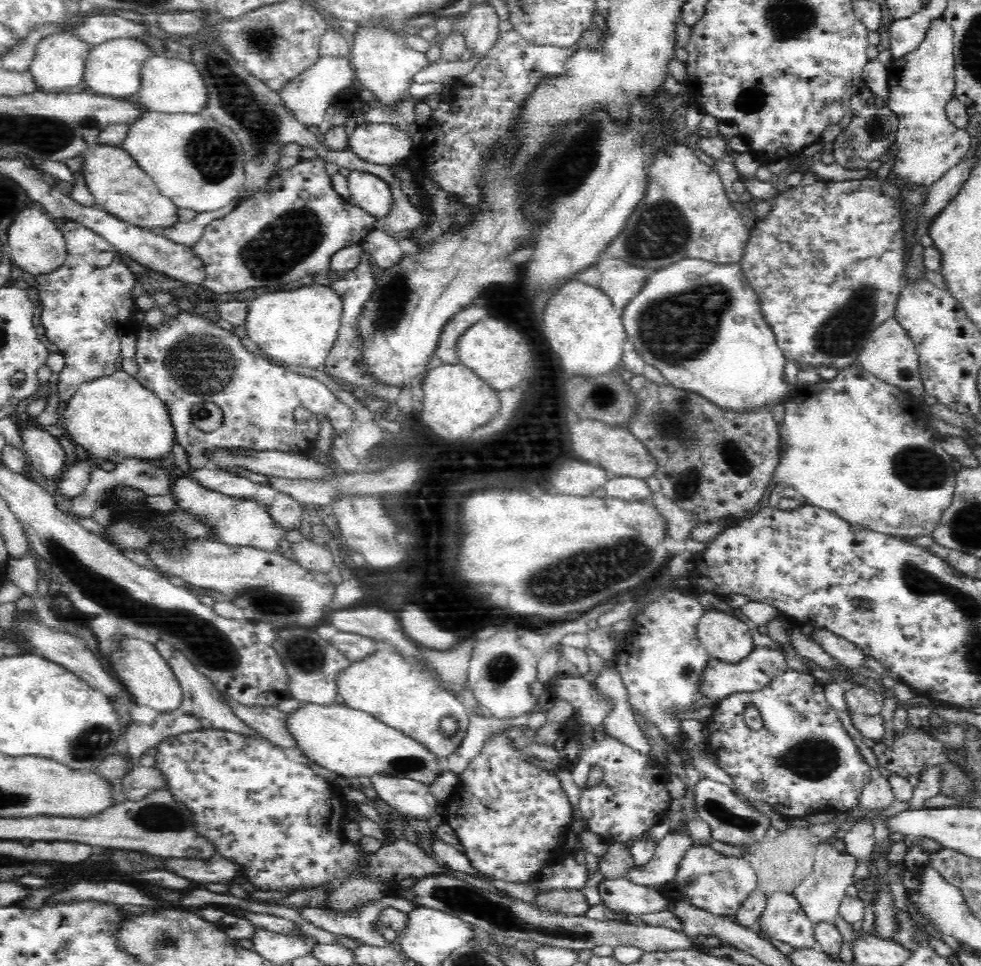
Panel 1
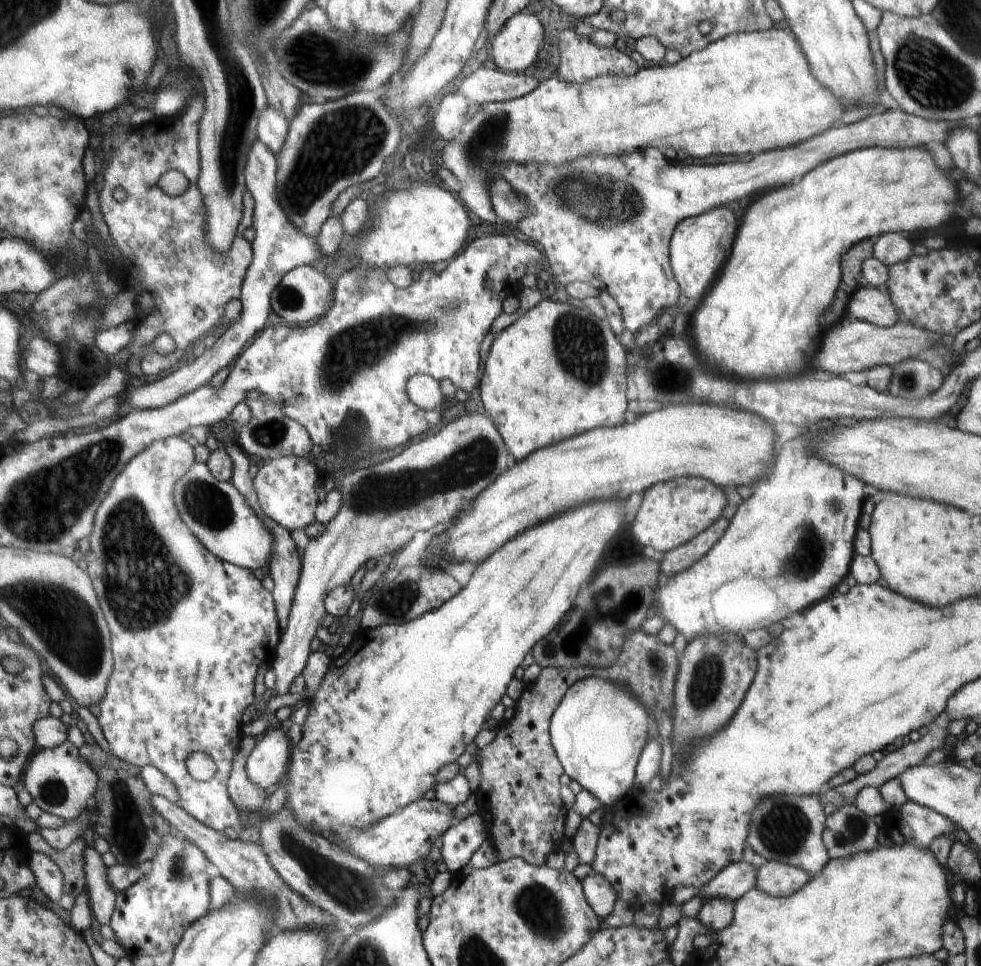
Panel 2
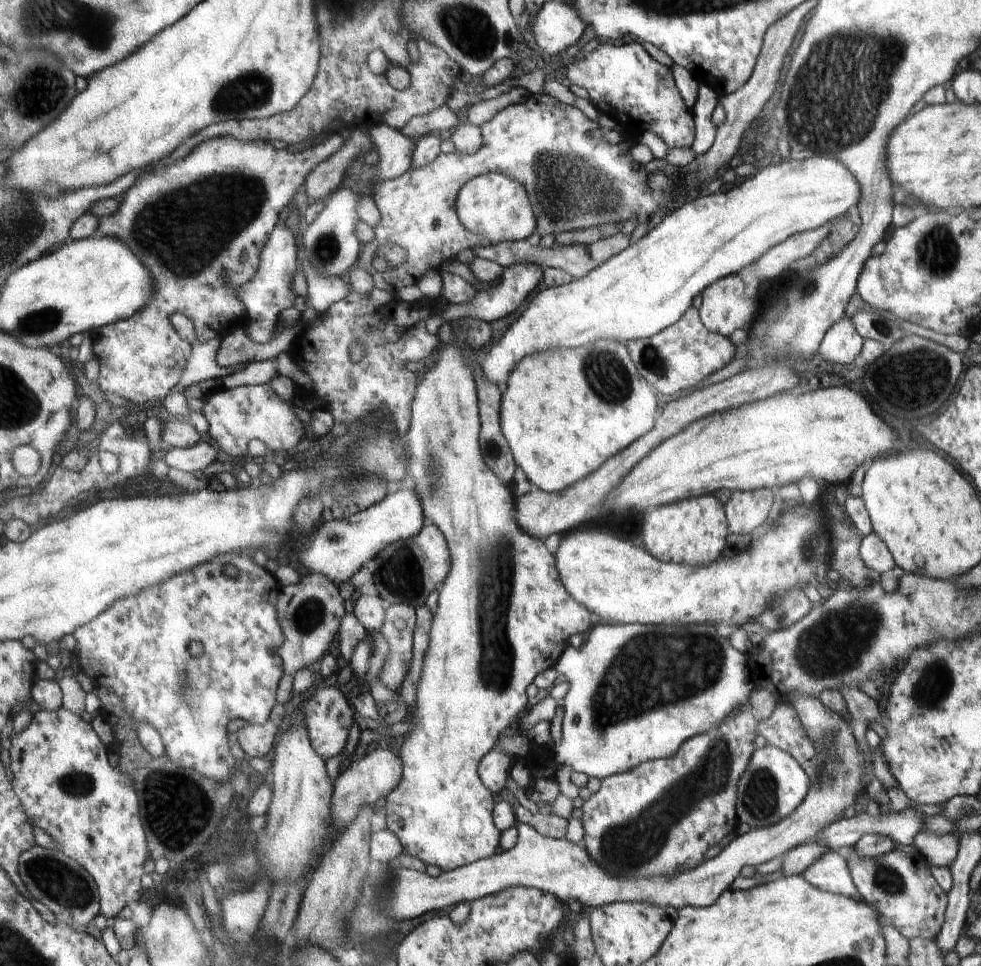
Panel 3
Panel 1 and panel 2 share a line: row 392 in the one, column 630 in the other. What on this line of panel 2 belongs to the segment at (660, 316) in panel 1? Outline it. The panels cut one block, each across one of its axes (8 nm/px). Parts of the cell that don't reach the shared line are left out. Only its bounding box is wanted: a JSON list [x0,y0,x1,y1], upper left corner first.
[549,676,651,806]

